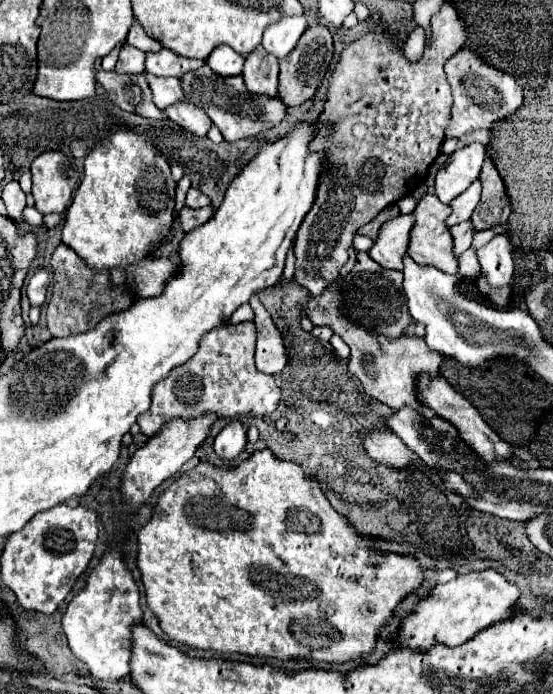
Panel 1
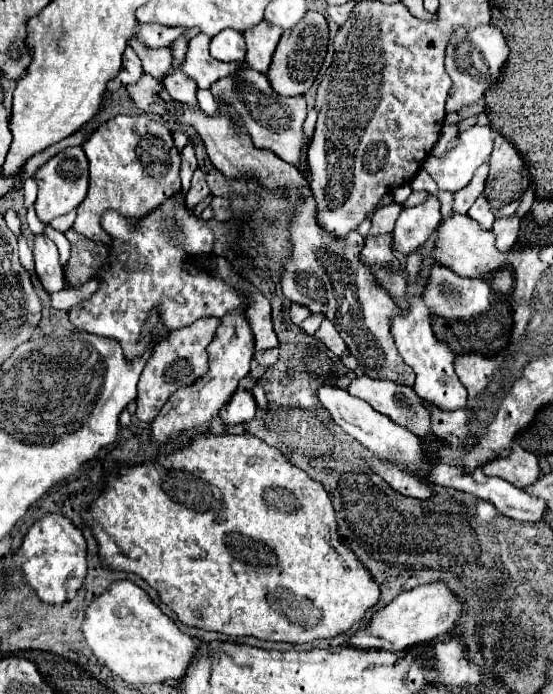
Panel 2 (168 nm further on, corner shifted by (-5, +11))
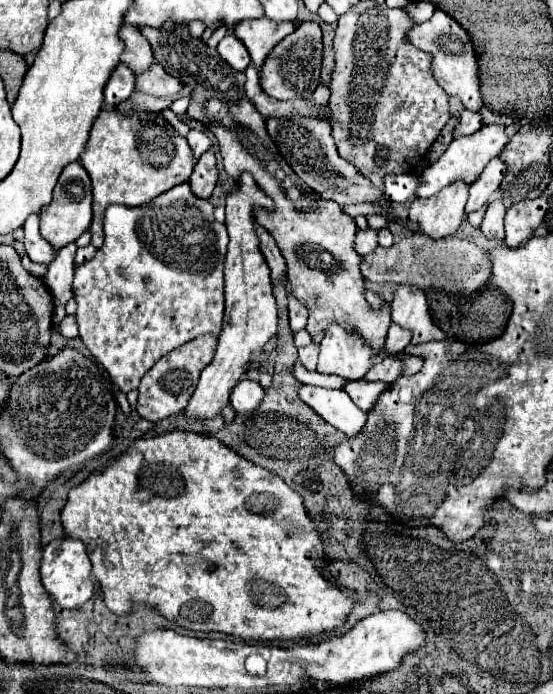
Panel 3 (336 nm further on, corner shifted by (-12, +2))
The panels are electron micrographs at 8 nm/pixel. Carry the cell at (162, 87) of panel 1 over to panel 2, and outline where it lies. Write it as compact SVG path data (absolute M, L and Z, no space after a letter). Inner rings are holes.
M133 37L129 41L129 45L135 49L135 53L139 55L141 63L143 63L143 71L155 79L161 79L165 77L165 73L169 69L173 69L171 65L171 51L165 49L165 47L159 47L159 49L151 49L147 45L143 45L137 37Z

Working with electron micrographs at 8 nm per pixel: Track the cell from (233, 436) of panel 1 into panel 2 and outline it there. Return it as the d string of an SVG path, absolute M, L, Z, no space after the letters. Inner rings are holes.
M237 389L237 393L233 393L233 397L227 401L227 405L221 409L219 417L223 423L227 425L237 425L237 423L245 423L251 421L255 417L257 411L257 403L255 397L251 395L251 391L247 389Z

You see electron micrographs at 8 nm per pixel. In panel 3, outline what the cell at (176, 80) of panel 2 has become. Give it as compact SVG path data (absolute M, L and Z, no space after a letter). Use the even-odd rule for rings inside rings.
M154 64L148 72L144 72L136 78L136 90L144 92L148 96L154 96L154 98L176 96L182 88L184 88L184 84L180 82L180 78L168 74L160 64Z

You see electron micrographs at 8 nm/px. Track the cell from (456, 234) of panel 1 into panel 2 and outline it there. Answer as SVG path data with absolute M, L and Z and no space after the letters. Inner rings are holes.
M481 195L475 203L473 203L473 207L469 209L469 213L467 213L469 217L473 217L481 227L485 227L485 229L489 229L491 225L493 225L493 221L495 221L495 215L493 215L493 209L491 209L491 205L489 205L489 201Z

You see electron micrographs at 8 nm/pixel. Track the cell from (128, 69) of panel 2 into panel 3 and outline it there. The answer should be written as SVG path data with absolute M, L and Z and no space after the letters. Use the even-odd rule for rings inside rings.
M120 64L112 72L112 78L108 80L108 84L104 88L104 108L112 110L118 104L126 102L130 98L130 94L134 92L134 86L136 86L136 74L132 70L128 70L128 66Z

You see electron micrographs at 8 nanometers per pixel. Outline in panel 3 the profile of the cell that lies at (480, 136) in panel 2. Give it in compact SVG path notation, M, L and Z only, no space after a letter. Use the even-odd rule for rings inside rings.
M488 124L488 126L482 126L478 132L474 132L472 136L464 136L464 138L456 138L448 150L434 162L430 164L424 172L422 172L422 186L418 188L416 196L418 198L430 198L434 194L438 194L442 188L446 188L448 184L456 182L456 180L462 180L470 186L470 182L476 182L476 178L484 172L486 164L492 160L492 158L498 158L502 148L508 144L510 136L508 136L508 130L504 124Z

